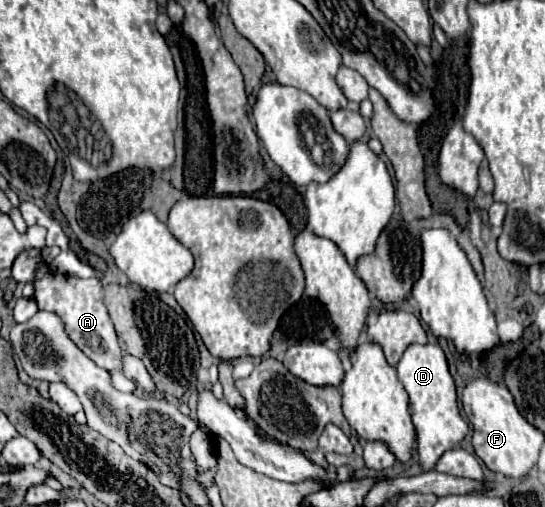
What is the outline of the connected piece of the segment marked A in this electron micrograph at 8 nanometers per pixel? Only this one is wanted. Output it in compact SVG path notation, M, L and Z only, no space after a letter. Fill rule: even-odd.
M43 266L35 274L33 282L35 282L35 300L39 310L49 310L61 316L61 320L65 322L67 334L83 350L87 358L91 358L97 366L103 366L109 372L123 368L123 350L119 346L113 322L103 302L103 288L99 284L99 278L81 280L75 276L55 274L47 266Z

